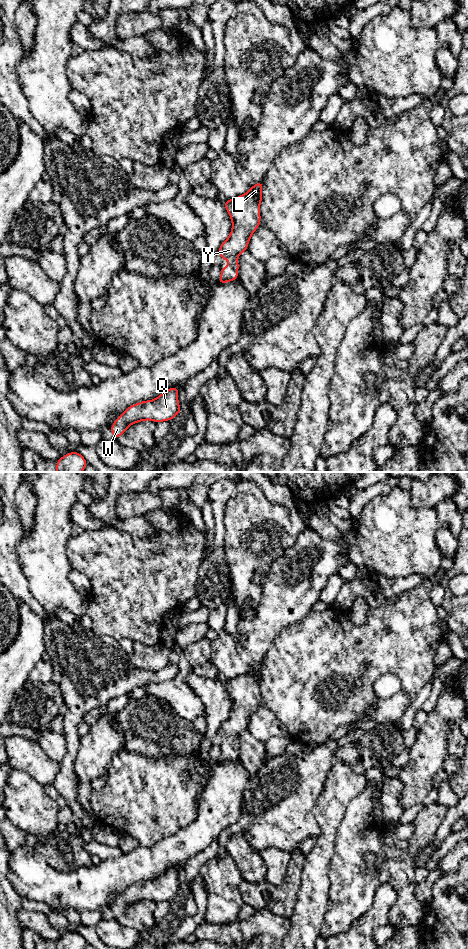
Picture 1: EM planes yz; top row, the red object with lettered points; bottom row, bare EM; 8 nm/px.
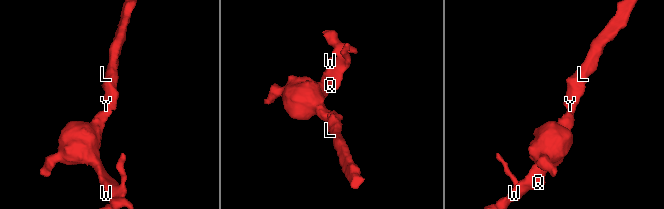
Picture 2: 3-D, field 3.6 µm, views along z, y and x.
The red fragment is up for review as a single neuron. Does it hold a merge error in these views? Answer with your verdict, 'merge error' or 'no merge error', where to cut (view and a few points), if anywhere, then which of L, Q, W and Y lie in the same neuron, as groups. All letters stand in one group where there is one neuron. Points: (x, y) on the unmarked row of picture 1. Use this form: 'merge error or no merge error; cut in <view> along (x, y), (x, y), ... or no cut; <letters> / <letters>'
no merge error; no cut; L Q W Y

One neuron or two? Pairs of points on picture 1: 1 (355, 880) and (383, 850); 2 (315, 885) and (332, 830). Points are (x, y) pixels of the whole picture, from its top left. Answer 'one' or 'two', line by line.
1: one
2: one

